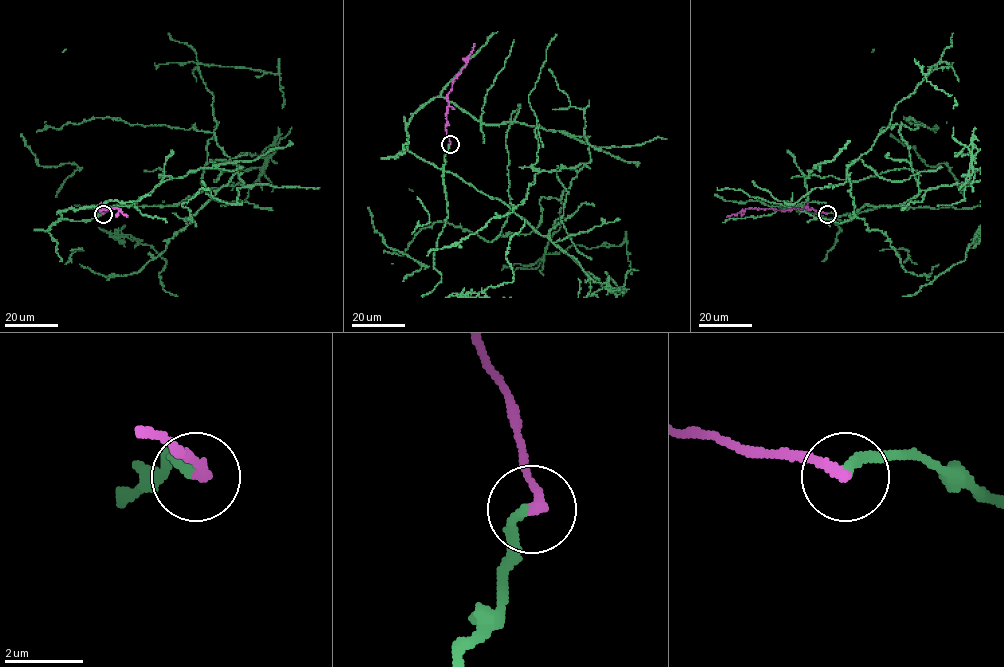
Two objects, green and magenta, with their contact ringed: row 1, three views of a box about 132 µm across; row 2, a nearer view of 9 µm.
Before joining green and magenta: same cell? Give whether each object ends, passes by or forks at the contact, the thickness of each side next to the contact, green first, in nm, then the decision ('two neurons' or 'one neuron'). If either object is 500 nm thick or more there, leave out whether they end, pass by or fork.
green ends there; magenta ends there; 240 nm thick on the green side, 280 nm on the other; two neurons

